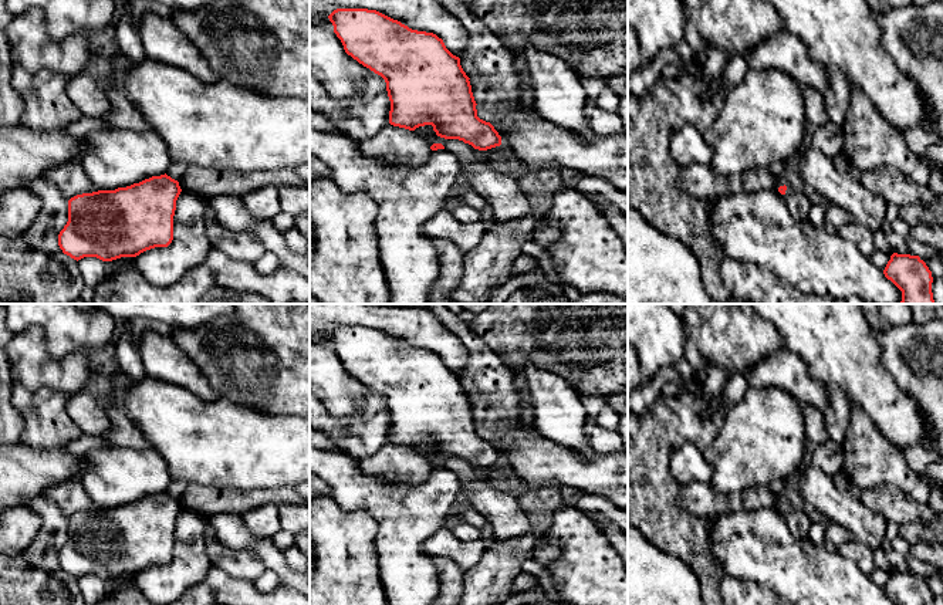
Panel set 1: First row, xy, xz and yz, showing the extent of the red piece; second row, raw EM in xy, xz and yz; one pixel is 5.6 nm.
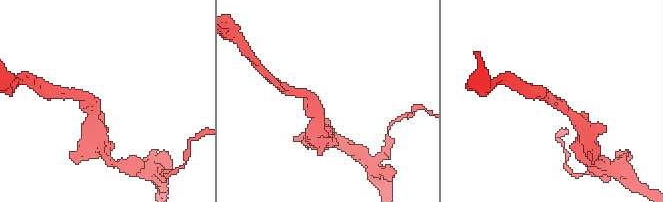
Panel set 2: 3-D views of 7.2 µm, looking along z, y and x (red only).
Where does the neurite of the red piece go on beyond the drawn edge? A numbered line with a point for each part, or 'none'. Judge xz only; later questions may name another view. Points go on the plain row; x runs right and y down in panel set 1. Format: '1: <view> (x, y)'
none

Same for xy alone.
none

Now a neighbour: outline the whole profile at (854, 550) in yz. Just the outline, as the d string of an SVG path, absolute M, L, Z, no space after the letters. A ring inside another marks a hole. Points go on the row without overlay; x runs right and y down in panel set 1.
M851 538L836 550L841 555L852 560L862 572L871 574L875 568L873 550Z

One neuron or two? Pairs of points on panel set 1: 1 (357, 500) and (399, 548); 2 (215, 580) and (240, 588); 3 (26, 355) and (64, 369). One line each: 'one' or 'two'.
1: one
2: one
3: one

